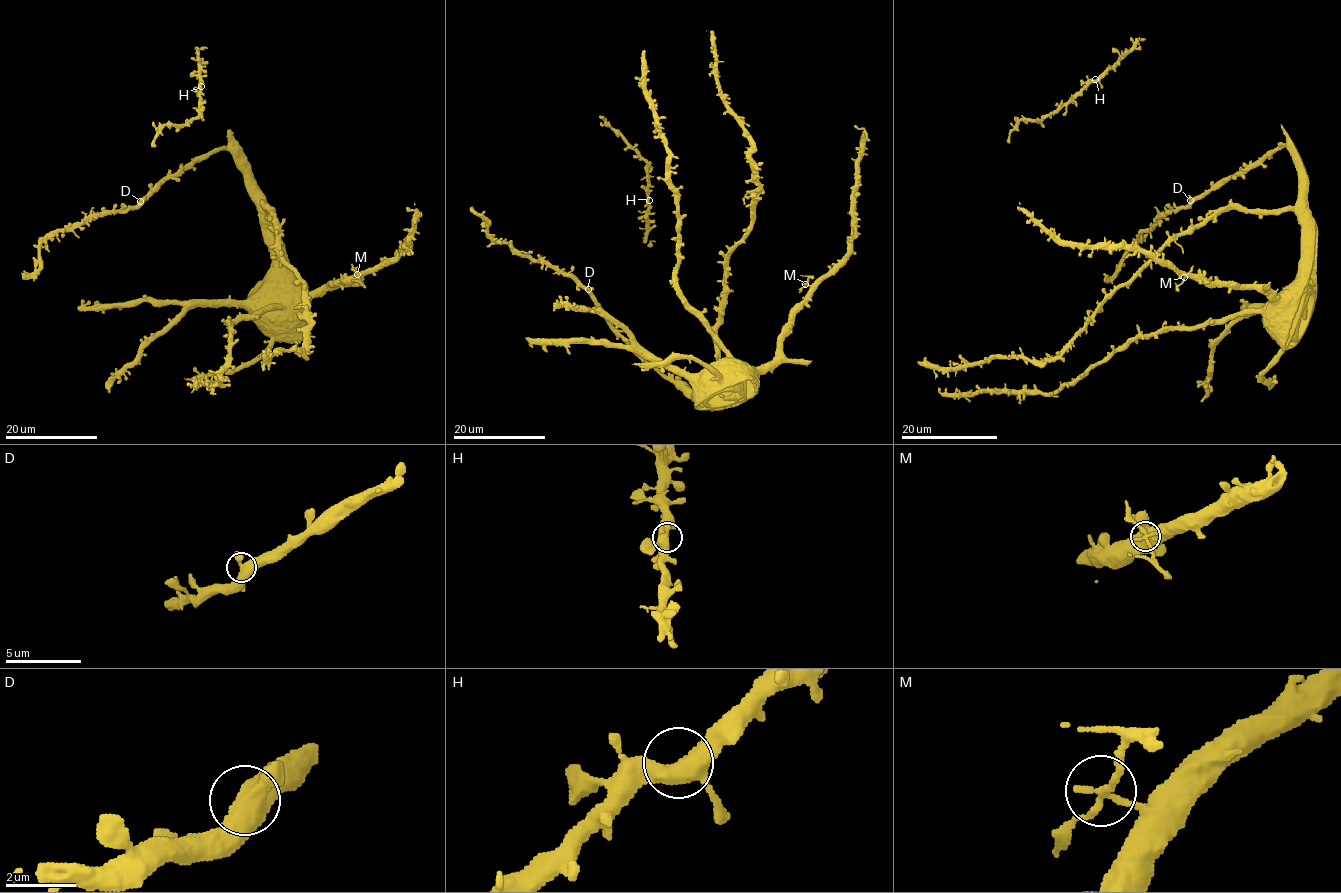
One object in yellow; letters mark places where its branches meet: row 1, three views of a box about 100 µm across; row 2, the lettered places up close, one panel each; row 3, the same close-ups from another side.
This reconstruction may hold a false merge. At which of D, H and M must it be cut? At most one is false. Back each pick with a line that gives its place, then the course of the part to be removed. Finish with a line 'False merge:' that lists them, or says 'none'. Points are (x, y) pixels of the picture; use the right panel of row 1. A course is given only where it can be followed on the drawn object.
M: place (1184, 277)
False merge: M

